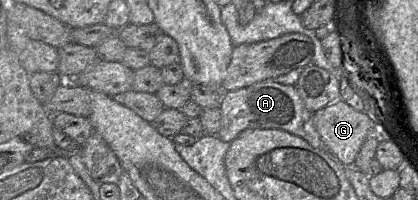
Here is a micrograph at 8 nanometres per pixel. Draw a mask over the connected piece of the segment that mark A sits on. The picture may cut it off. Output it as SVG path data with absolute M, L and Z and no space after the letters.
M267 79L238 90L224 92L219 109L221 129L217 136L224 142L230 143L247 129L278 129L303 138L316 149L326 150L326 145L313 124L313 113L306 108L294 85L284 85L274 79Z

